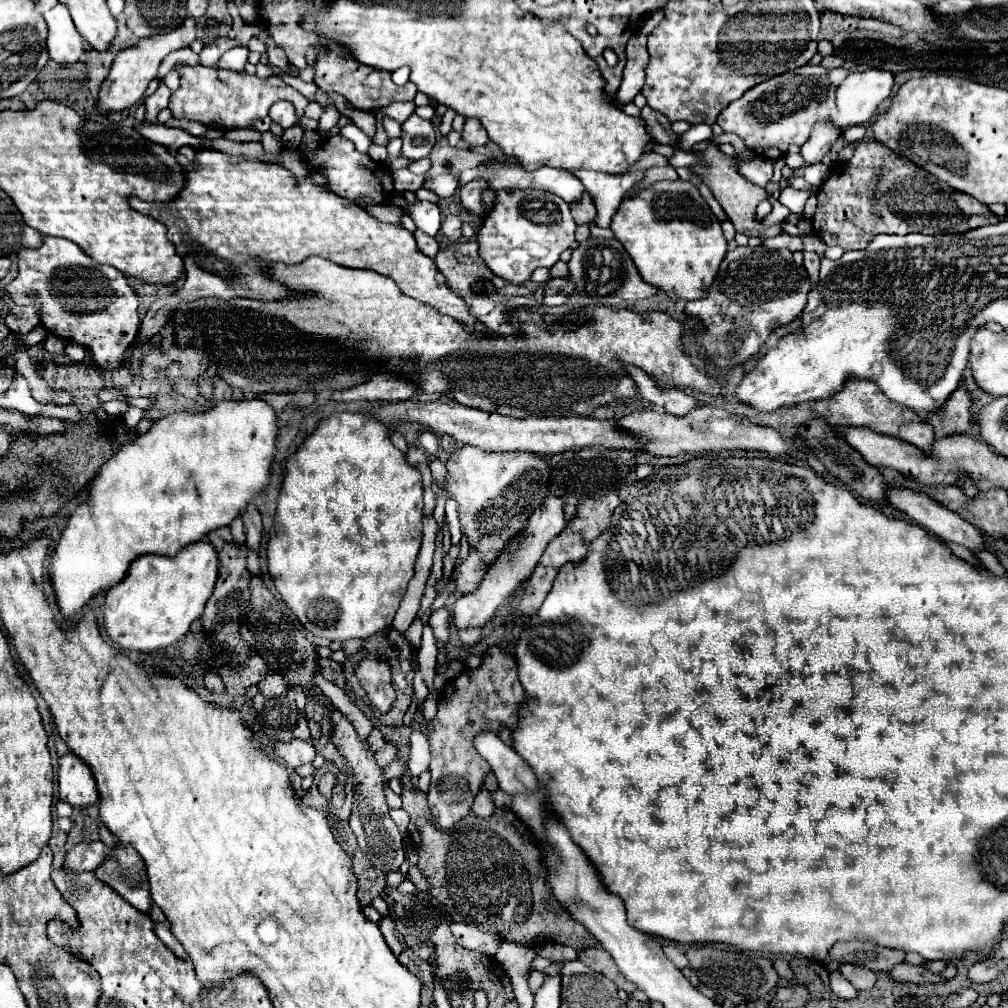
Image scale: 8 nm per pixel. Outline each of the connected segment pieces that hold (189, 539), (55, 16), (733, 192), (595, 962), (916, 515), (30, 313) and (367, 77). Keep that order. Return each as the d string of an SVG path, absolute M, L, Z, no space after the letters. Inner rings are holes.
M258 398L252 400L244 400L244 402L232 402L232 400L222 400L216 406L212 406L210 410L206 410L204 414L170 414L160 418L146 434L138 436L136 440L120 446L96 472L96 476L90 482L90 494L88 500L84 504L80 504L74 514L68 518L66 528L62 530L60 540L54 546L52 558L50 558L50 580L54 586L54 594L56 594L56 602L60 606L60 612L64 616L64 620L70 620L78 610L84 608L84 604L88 600L92 600L98 592L102 590L110 590L114 584L122 582L122 576L128 572L128 564L134 562L138 556L144 554L160 554L160 556L176 556L180 548L184 548L186 544L204 540L204 536L216 528L228 526L240 512L240 508L244 508L246 504L250 504L258 494L262 494L262 488L268 484L270 478L270 466L272 466L272 458L274 458L274 444L276 444L276 436L278 436L278 426L276 426L276 412ZM188 496L194 498L194 504L188 504Z
M58 4L44 14L44 20L48 24L46 46L48 46L50 60L58 64L78 62L78 58L84 52L82 36L78 34L68 8L64 4Z
M710 144L706 150L698 152L696 156L702 158L702 162L696 164L696 166L692 166L692 172L696 176L700 176L700 180L712 190L714 198L720 202L720 206L724 208L724 212L732 220L736 232L742 232L742 234L748 234L748 236L758 236L758 238L772 238L772 236L780 234L780 230L782 230L780 224L776 224L776 226L764 226L756 218L756 206L758 206L758 202L762 202L766 198L766 190L754 186L750 180L746 180L738 172L738 164L736 164L734 156L726 156L724 152L718 150L716 144Z
M594 946L594 948L582 950L582 952L578 954L578 960L582 960L588 968L594 968L594 972L604 974L606 978L610 978L618 988L626 990L629 995L635 991L635 984L624 980L624 976L620 976L618 966L614 964L614 958L612 958L602 946Z
M894 486L894 488L888 492L888 498L890 498L890 504L892 504L894 508L898 508L898 510L904 512L904 514L908 514L916 524L928 528L928 532L934 534L934 536L938 536L940 540L962 544L962 546L966 546L968 550L974 550L974 552L986 550L986 546L984 546L984 532L982 532L982 530L978 530L976 526L968 524L966 520L962 520L960 516L956 516L956 512L950 512L948 508L944 508L944 506L940 506L938 502L930 500L928 496L916 494L916 492L910 492L910 490L906 490L906 488L896 488L896 486Z
M22 306L22 308L12 308L10 314L4 318L4 322L12 332L28 334L40 324L40 316L34 306Z
M332 44L332 50L334 52L324 54L324 58L318 58L314 64L314 82L324 92L342 94L358 110L374 110L378 106L388 106L392 102L414 100L416 86L412 82L404 86L396 86L390 78L390 72L378 70L378 68L366 68L364 64L358 64L354 56L350 58L350 54L346 54L346 50L340 44Z

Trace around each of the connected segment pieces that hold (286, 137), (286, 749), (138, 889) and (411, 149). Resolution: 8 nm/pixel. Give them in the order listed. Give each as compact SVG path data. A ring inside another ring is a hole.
M296 125L286 129L281 139L287 148L295 149L301 145L303 134L300 126Z
M290 740L290 742L276 742L274 754L280 756L290 768L296 768L300 764L308 764L314 760L316 750L310 742L304 740Z
M118 842L118 846L110 850L110 854L104 858L102 866L94 870L94 874L136 910L150 912L150 886L148 878L140 876L140 870L146 870L142 856L138 856L134 848Z
M412 114L404 124L402 124L402 156L408 160L420 160L426 158L436 142L436 130L430 120L424 120L416 114Z

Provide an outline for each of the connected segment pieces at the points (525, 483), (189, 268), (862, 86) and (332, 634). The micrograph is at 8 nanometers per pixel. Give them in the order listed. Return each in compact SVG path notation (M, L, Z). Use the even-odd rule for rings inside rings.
M462 446L446 460L446 470L448 474L442 482L434 480L434 492L442 500L452 496L458 502L462 534L470 548L482 554L482 562L490 566L506 544L526 528L530 514L548 496L548 460L530 452L484 452L474 446Z
M210 148L198 152L198 156L196 156L196 170L190 170L190 172L186 172L186 174L188 174L188 184L186 184L186 188L184 188L184 190L180 192L180 196L178 196L176 200L172 200L170 204L150 204L150 202L144 202L144 200L138 200L138 198L132 198L132 200L130 200L130 206L138 208L142 214L148 214L148 216L156 218L158 222L162 222L162 224L168 228L168 240L174 242L176 250L180 252L180 256L182 256L184 262L186 262L186 264L184 264L184 266L186 266L186 282L184 282L184 286L182 286L180 290L176 290L170 298L160 298L160 300L156 298L156 300L150 304L150 308L148 308L148 312L146 312L142 324L140 324L140 338L138 338L138 342L140 342L142 338L148 338L148 336L158 334L160 328L162 328L162 326L170 320L170 316L176 312L176 308L180 308L182 304L200 300L200 298L214 296L214 298L222 298L222 300L230 300L230 298L250 298L250 300L258 300L258 302L278 302L278 300L296 296L296 292L292 292L290 288L284 288L284 284L268 282L268 280L266 280L266 278L268 278L266 270L268 270L268 266L270 266L272 262L300 264L300 262L306 260L308 256L320 256L320 258L326 258L326 260L330 260L330 262L334 262L334 264L338 264L338 266L346 266L346 268L364 268L364 270L374 270L374 272L378 272L378 274L384 274L384 276L392 278L392 280L398 284L398 288L400 288L406 296L412 296L412 298L416 298L416 300L420 300L420 302L424 302L424 304L428 304L428 306L434 306L434 308L438 308L442 314L456 316L456 320L458 320L460 324L468 326L468 328L474 330L474 332L480 332L480 334L484 334L484 336L494 336L492 330L488 330L476 316L470 314L466 302L464 302L460 296L456 296L446 284L440 284L440 282L436 280L436 274L438 274L436 262L434 262L432 258L424 256L422 252L418 252L418 246L416 246L416 240L414 240L412 232L408 232L408 230L402 228L402 226L386 224L386 222L376 220L376 218L370 216L364 208L360 208L358 204L354 204L354 202L350 202L350 200L346 200L346 198L334 194L330 188L316 184L310 176L306 176L306 178L296 178L290 170L286 170L286 168L280 166L280 164L262 164L262 162L246 160L246 158L242 158L242 156L230 156L230 154L224 154L224 152L218 152L218 150L210 150Z
M806 64L796 72L774 76L746 92L742 98L730 102L730 106L718 116L718 124L724 128L724 132L738 134L758 156L776 160L778 156L786 154L790 144L802 146L808 140L812 126L820 120L832 120L838 128L868 124L876 114L878 104L890 96L892 84L892 72L866 64L850 70L826 70L822 66ZM800 90L820 90L820 94L810 92L810 96L802 96Z
M340 412L324 418L318 424L318 428L304 440L304 444L286 462L286 476L278 498L274 530L270 532L270 540L268 540L268 574L276 590L280 592L282 600L292 608L292 612L302 622L302 626L314 636L338 640L338 642L350 638L364 640L380 632L382 628L392 626L392 618L406 592L408 580L414 576L414 562L420 550L420 542L422 542L422 478L420 472L406 462L406 456L398 448L394 448L394 444L390 442L388 428L382 422L358 412L356 414Z

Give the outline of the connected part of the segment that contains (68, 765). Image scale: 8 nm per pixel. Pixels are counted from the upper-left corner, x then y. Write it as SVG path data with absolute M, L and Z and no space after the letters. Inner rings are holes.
M68 752L66 756L60 758L60 768L58 768L58 780L60 780L60 800L68 802L74 808L80 806L92 806L98 802L98 790L94 784L94 776L74 756Z

